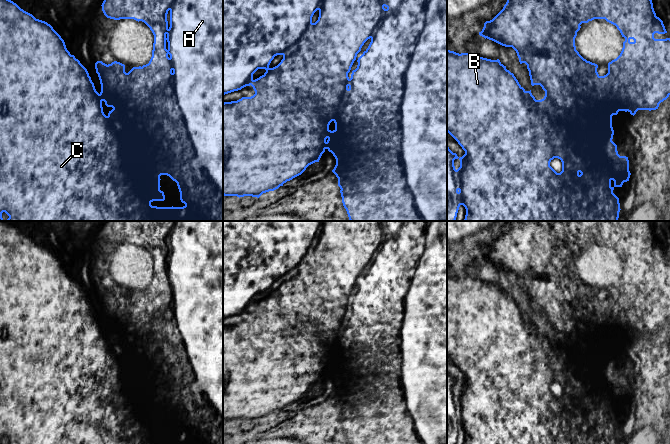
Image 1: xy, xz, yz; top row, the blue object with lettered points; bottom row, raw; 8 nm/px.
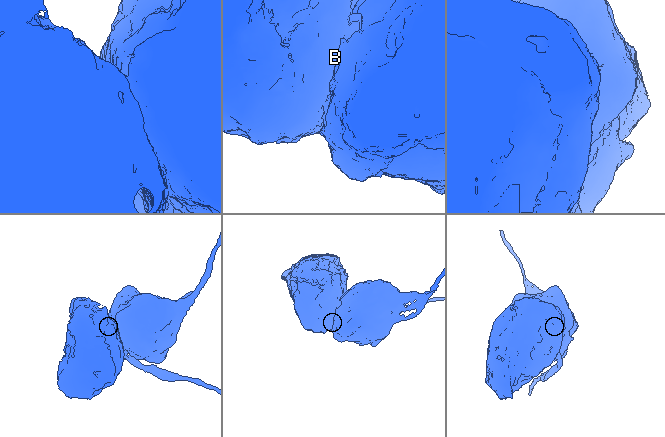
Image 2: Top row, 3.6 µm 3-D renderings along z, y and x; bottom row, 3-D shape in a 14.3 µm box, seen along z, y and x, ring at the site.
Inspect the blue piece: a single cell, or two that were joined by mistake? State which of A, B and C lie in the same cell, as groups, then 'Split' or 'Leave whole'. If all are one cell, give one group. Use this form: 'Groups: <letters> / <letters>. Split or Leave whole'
Groups: A / B C. Split

